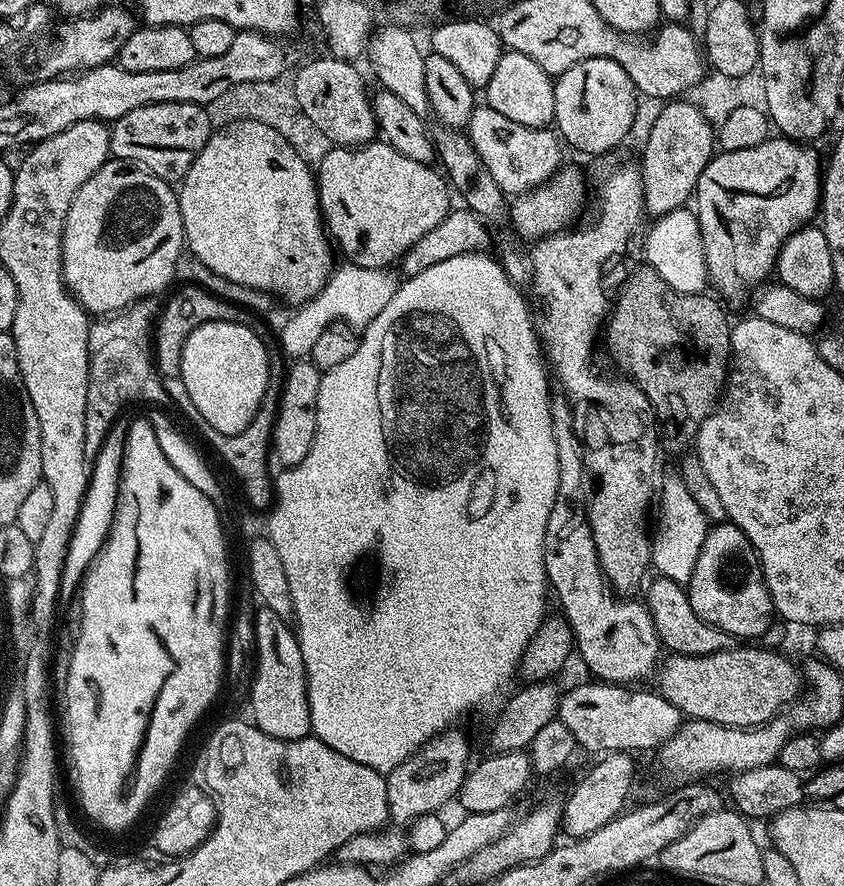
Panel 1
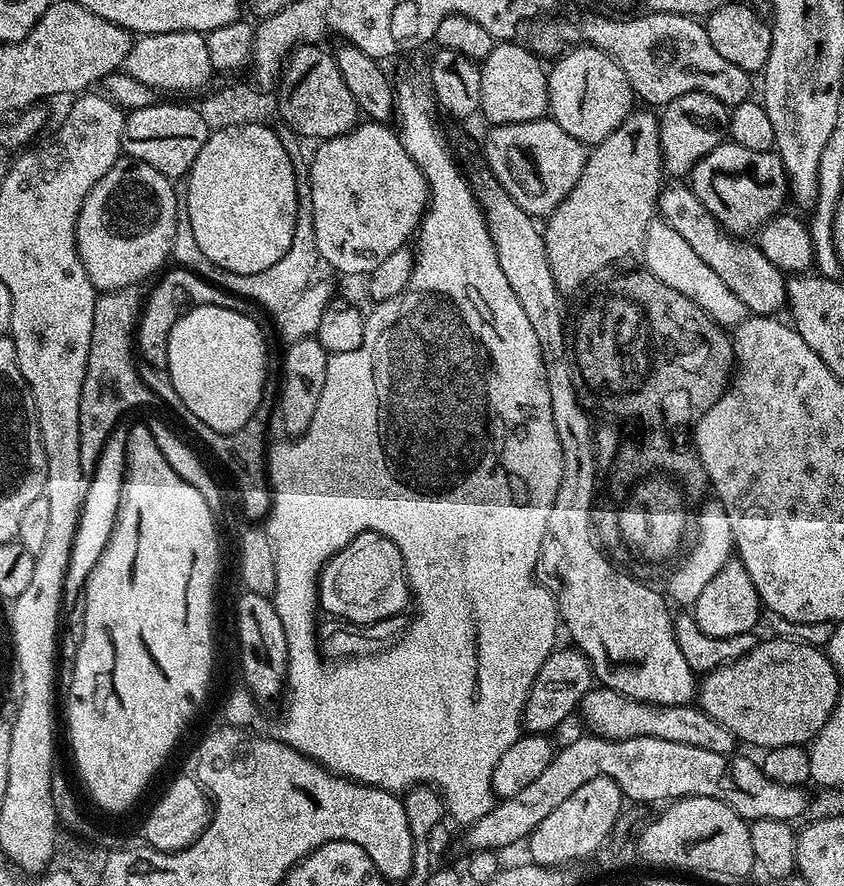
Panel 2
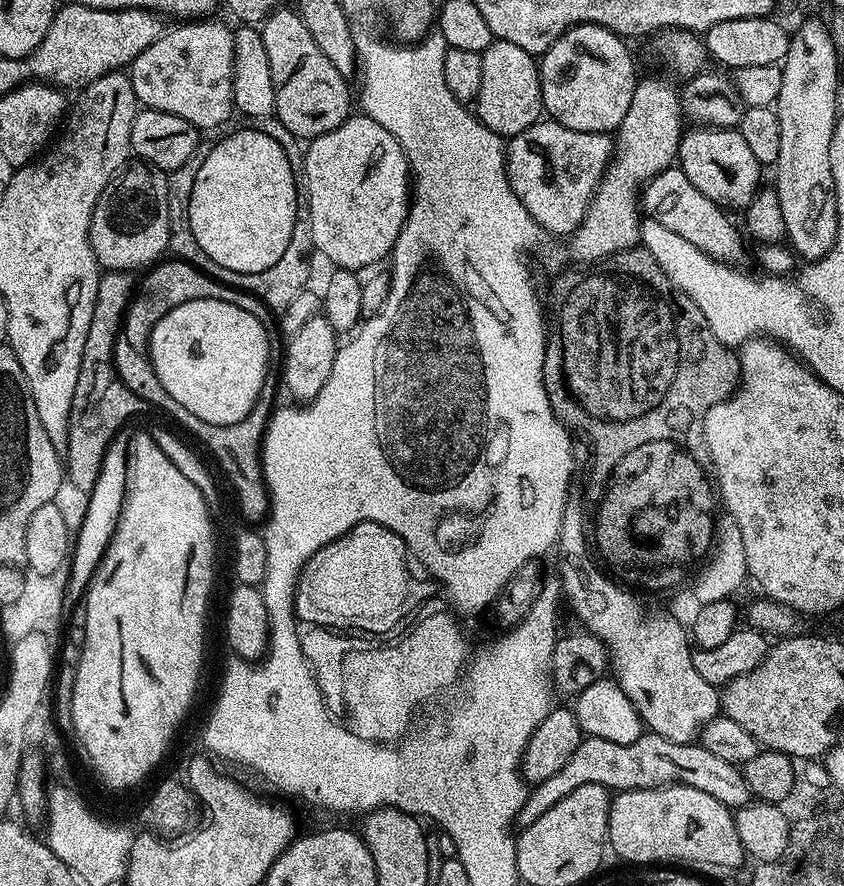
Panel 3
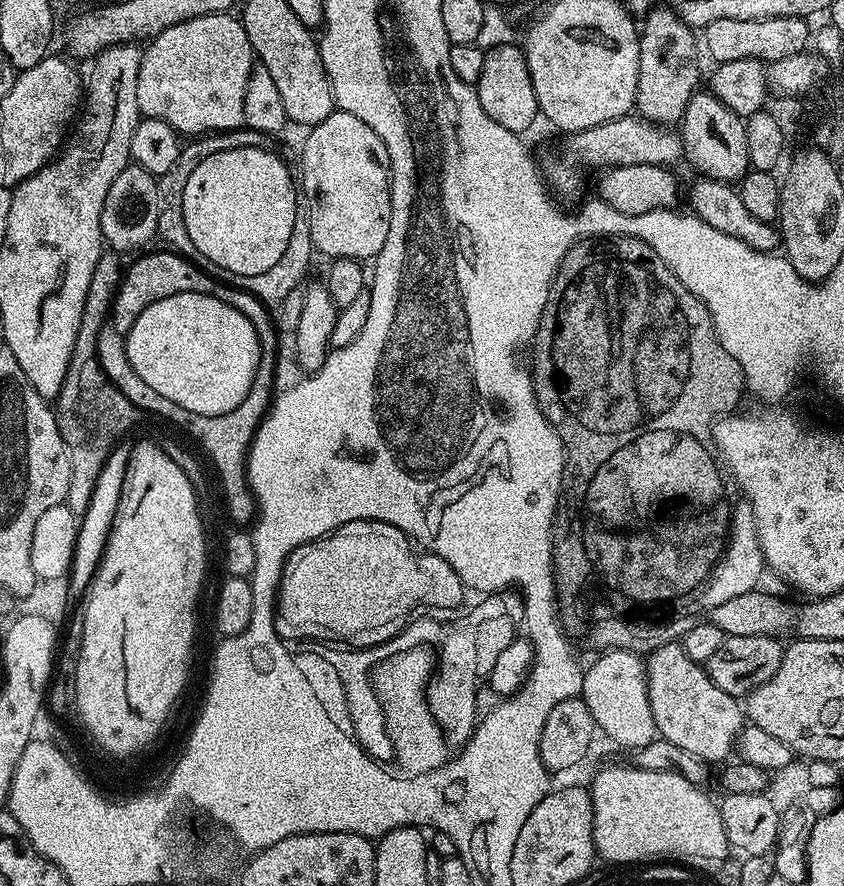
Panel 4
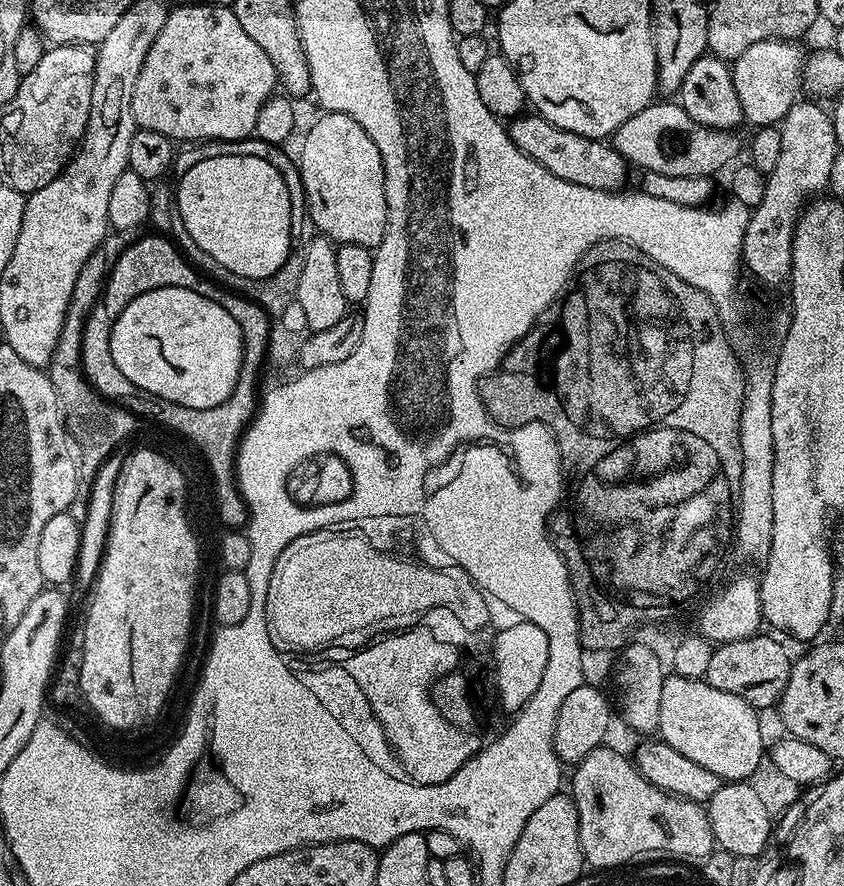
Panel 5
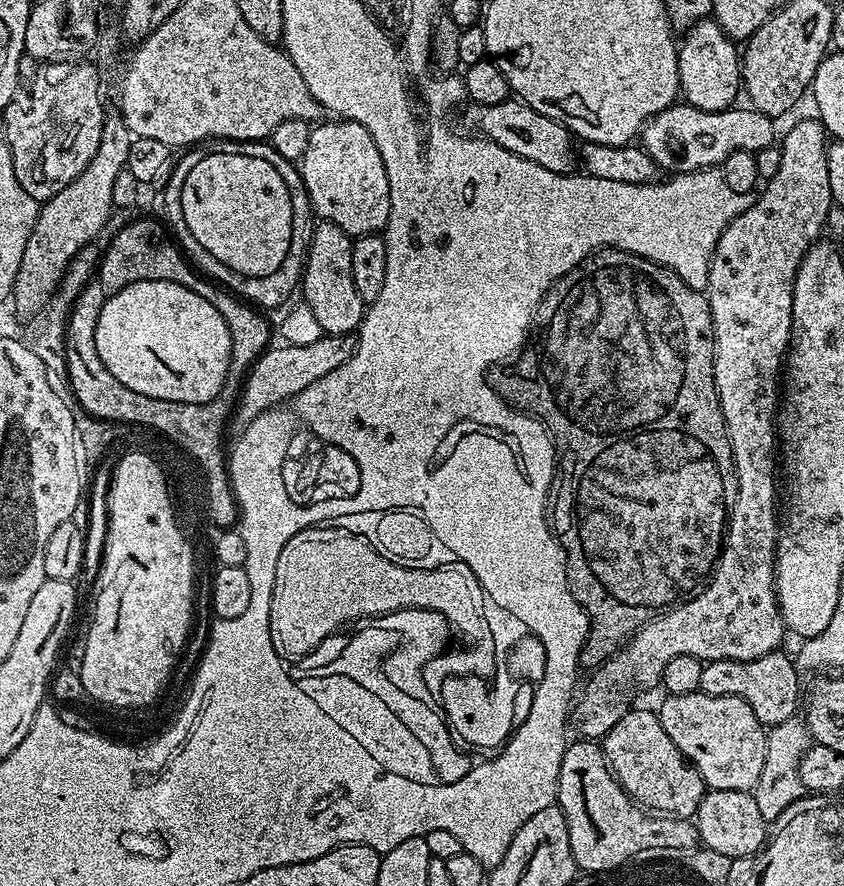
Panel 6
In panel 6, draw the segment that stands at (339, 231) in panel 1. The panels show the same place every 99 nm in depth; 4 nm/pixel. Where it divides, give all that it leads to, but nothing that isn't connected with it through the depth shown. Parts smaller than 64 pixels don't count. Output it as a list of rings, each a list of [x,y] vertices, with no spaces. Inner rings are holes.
[[[343,118],[329,119],[329,124],[320,122],[312,128],[310,142],[306,142],[306,154],[299,161],[298,167],[309,191],[312,210],[320,220],[334,222],[334,226],[342,226],[349,236],[370,236],[379,233],[388,223],[390,214],[390,182],[386,178],[386,166],[382,162],[382,154],[378,154],[378,146],[374,138],[357,120]]]

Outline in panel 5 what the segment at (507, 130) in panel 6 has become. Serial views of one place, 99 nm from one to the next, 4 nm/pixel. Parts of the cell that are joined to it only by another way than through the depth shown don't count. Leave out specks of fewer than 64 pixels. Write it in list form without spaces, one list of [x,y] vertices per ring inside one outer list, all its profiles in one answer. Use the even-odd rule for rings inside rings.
[[[521,114],[515,117],[507,125],[507,130],[514,146],[518,146],[522,154],[534,158],[538,166],[546,166],[546,170],[550,170],[554,178],[566,178],[566,182],[607,192],[619,192],[627,185],[624,183],[628,180],[629,165],[611,143],[604,140],[591,140],[582,134],[562,130],[554,126],[554,122],[535,114]]]

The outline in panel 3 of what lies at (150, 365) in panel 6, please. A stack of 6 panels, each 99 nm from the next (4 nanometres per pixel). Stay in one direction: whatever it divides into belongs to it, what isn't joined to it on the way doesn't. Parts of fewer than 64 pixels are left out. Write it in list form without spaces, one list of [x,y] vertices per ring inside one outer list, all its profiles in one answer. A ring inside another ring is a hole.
[[[198,298],[174,306],[159,320],[150,334],[148,353],[158,382],[174,402],[186,406],[202,422],[228,426],[246,418],[260,397],[268,373],[268,332],[242,306]]]

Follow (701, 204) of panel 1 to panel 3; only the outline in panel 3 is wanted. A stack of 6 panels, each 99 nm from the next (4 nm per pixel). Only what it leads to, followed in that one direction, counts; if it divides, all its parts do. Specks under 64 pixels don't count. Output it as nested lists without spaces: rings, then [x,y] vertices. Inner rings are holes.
[[[696,126],[693,132],[685,131],[680,138],[678,167],[706,194],[725,210],[743,210],[756,197],[761,187],[760,172],[762,166],[754,158],[753,152],[746,146],[746,141],[736,128],[713,128]]]

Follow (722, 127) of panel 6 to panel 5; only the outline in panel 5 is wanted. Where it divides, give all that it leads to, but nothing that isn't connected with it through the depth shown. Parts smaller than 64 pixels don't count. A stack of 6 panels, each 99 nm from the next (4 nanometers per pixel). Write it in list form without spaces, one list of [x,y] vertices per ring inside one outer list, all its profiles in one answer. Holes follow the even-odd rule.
[[[679,102],[647,104],[634,118],[626,118],[622,126],[612,133],[610,143],[618,150],[618,154],[627,162],[644,172],[654,174],[682,174],[683,176],[715,177],[724,167],[733,163],[736,155],[741,155],[742,140],[732,130],[721,130],[702,126],[682,110]],[[729,163],[729,164],[728,164]],[[728,164],[728,165],[727,165]]]

